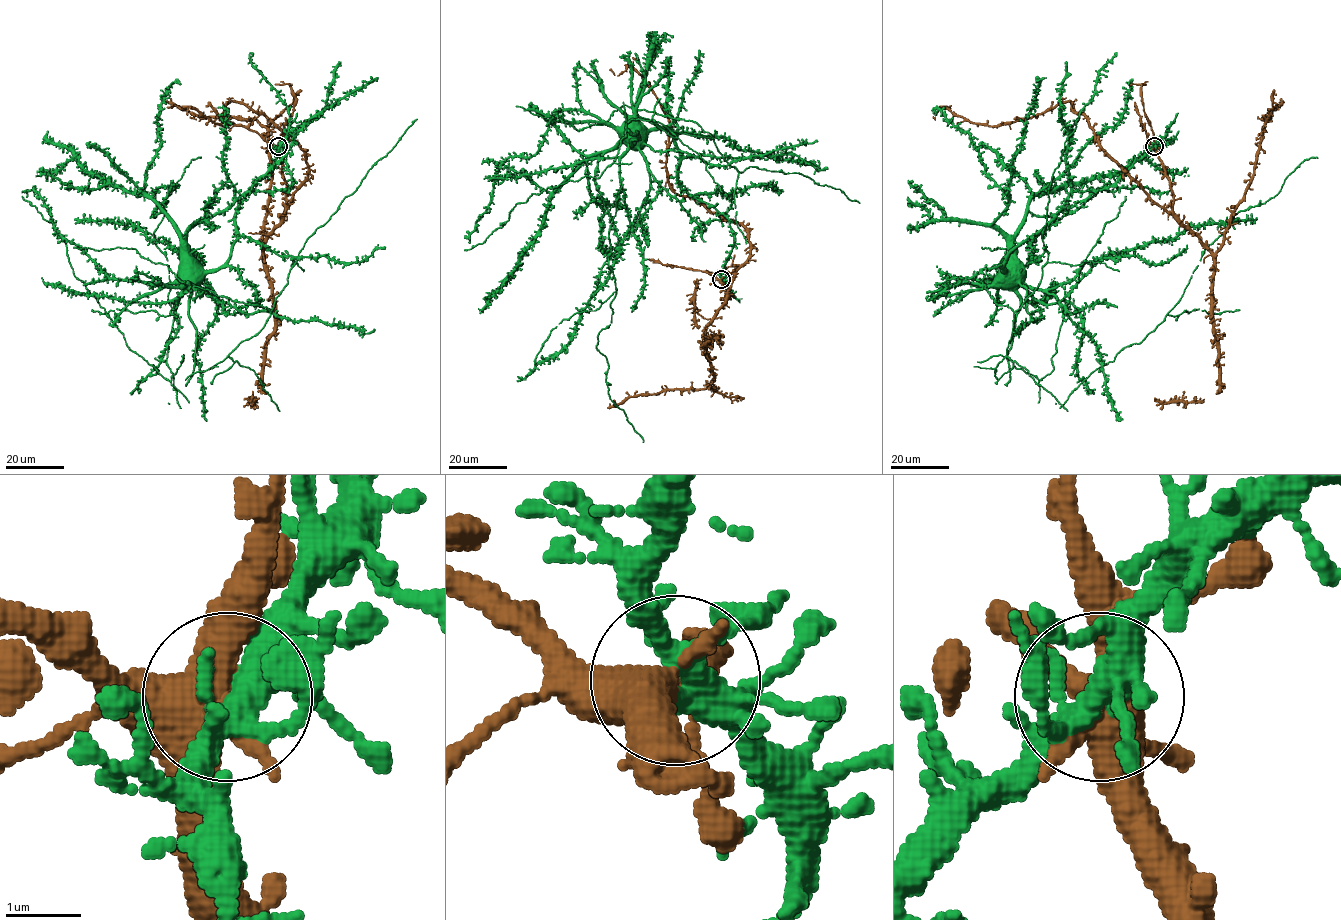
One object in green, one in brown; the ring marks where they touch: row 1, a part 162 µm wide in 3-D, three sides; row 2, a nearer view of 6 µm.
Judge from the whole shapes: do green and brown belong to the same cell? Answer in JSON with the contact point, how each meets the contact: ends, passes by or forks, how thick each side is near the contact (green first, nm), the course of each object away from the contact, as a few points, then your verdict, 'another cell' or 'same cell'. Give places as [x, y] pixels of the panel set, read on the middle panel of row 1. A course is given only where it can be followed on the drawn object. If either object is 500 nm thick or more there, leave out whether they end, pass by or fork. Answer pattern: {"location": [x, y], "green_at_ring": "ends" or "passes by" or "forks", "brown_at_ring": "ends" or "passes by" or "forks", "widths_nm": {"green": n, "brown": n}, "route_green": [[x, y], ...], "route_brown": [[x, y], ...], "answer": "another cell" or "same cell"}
{"location": [721, 279], "green_at_ring": "forks", "brown_at_ring": "forks", "widths_nm": {"green": 360, "brown": 440}, "route_green": [[721, 279], [720, 271], [734, 246], [729, 220], [682, 188], [679, 151], [671, 131], [634, 123]], "route_brown": [[721, 279], [728, 297], [750, 254], [749, 232], [676, 194], [659, 100], [631, 66], [618, 75], [610, 68]], "answer": "another cell"}

